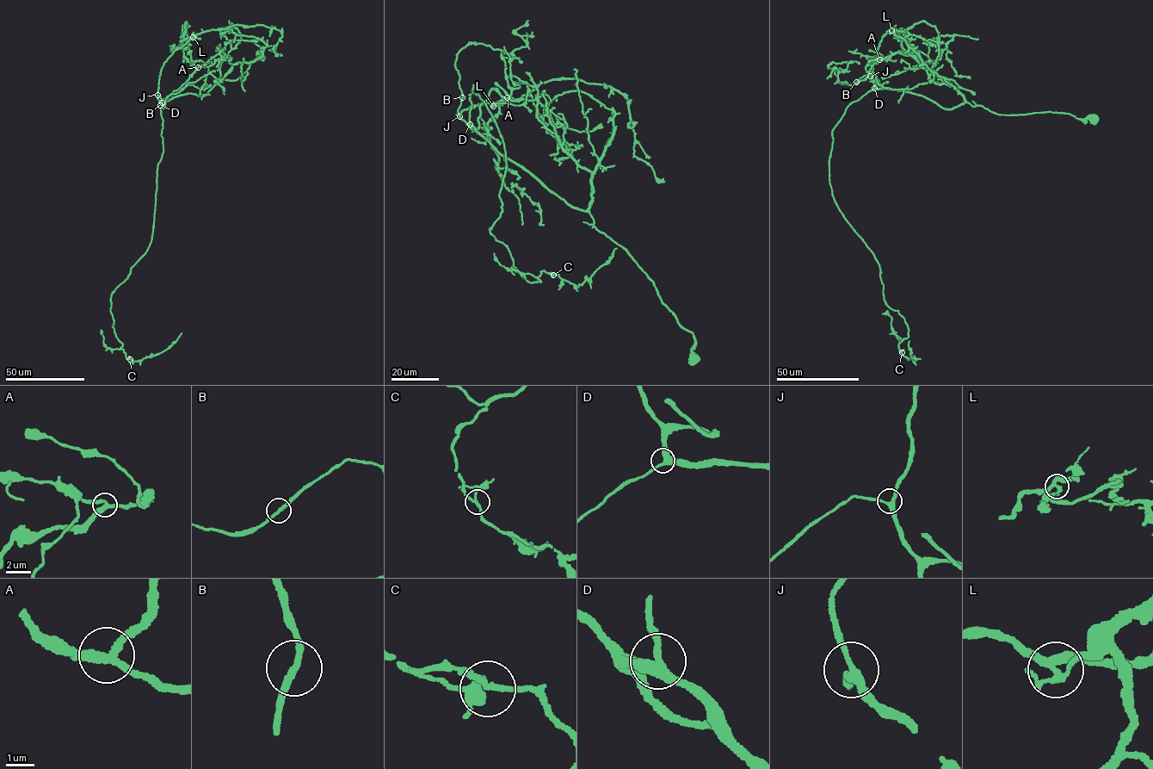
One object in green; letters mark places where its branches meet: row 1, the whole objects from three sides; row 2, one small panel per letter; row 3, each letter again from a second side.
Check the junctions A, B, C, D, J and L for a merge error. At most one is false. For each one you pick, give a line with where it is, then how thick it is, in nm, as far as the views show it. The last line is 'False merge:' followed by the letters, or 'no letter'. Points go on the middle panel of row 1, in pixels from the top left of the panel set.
L: place (493, 106); calibre 240 nm
False merge: L

